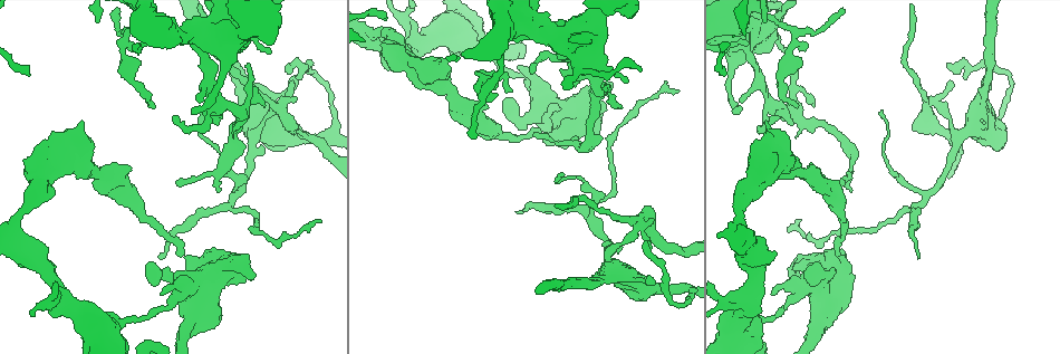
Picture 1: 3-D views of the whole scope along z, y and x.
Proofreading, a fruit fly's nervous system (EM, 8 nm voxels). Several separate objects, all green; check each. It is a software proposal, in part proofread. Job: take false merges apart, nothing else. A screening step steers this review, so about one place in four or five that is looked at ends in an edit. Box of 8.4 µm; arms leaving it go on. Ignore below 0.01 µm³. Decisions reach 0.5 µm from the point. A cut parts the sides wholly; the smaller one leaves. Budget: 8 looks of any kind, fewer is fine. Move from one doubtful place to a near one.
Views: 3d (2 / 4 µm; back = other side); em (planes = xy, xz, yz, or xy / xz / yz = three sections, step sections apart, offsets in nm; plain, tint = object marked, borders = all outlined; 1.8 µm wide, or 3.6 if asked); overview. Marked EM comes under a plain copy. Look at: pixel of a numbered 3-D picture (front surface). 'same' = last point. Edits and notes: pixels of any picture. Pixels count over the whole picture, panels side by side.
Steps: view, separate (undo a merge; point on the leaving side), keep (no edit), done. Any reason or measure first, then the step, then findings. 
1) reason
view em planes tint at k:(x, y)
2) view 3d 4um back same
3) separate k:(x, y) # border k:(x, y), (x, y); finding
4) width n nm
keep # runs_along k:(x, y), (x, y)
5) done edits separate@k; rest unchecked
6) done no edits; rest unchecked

sharp bend
view 3d 2um back at 1:(369, 41)

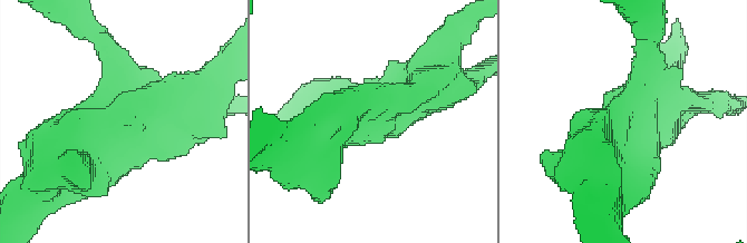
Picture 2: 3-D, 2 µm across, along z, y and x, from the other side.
view em planes borders at 2:(380, 119)

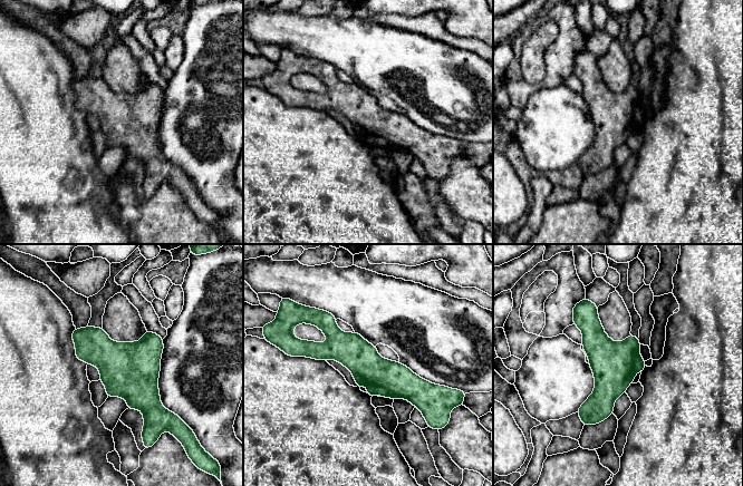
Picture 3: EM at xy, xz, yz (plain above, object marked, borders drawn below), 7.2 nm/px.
keep # runs_along 3:(304, 352), (353, 351), (432, 389); all the same neuron

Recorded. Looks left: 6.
view em planes tint at 1:(64, 303)

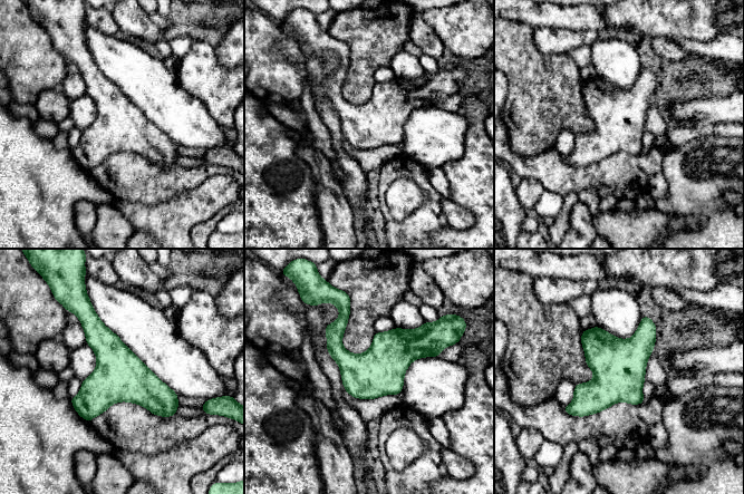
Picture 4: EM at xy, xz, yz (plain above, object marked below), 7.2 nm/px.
keep # one neuron here

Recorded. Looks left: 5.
sudden change in width
view 3d 2um at 1:(127, 33)

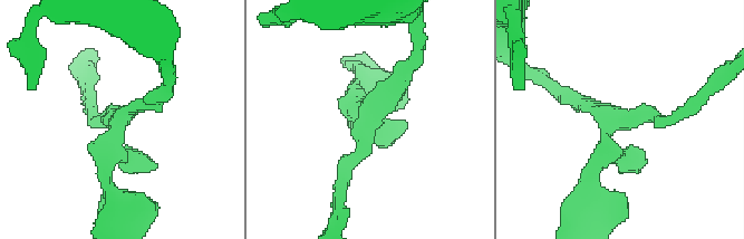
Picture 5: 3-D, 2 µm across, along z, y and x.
view em planes tint at 5:(117, 120)

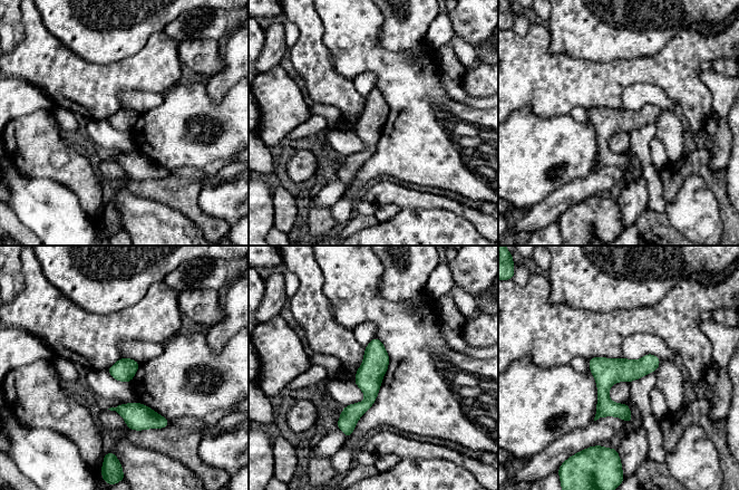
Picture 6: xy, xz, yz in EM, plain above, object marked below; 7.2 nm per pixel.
keep # runs_along 6:(377, 342), (370, 399), (348, 432); all the same neuron

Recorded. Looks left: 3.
four arms meet
view em 3.6um yz step 8 tint at 1:(738, 38)

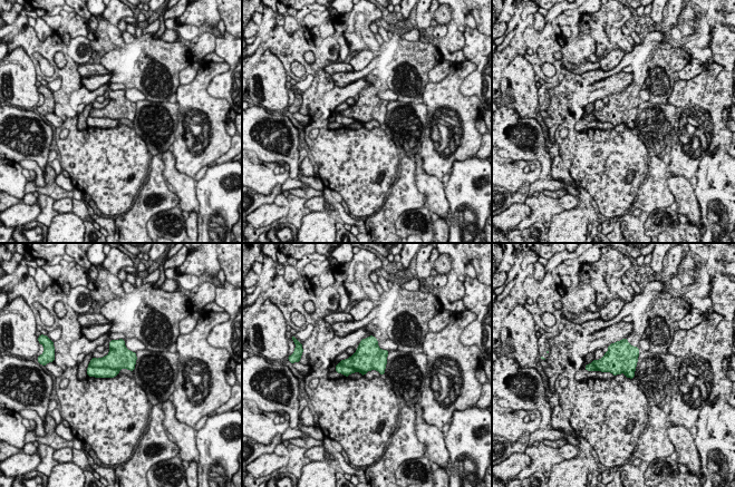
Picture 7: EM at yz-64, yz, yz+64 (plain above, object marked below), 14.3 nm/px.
width 340 nm
separate 7:(92, 371) # border 7:(89, 364), (119, 369); two neurons meet here

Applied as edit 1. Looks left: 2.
done edits separate@7; rest unchecked

